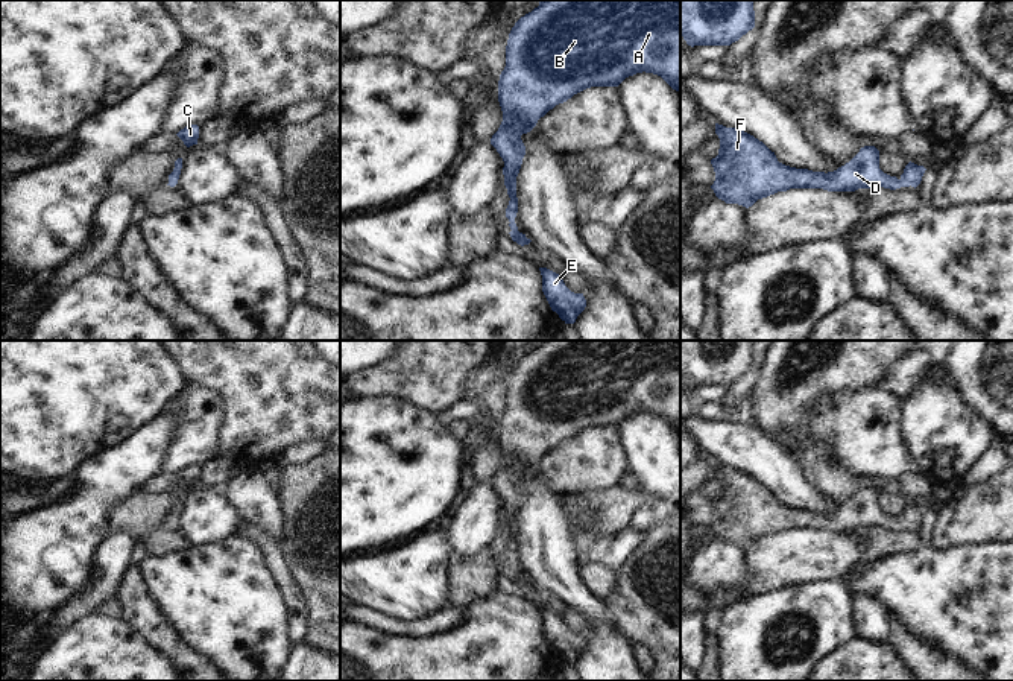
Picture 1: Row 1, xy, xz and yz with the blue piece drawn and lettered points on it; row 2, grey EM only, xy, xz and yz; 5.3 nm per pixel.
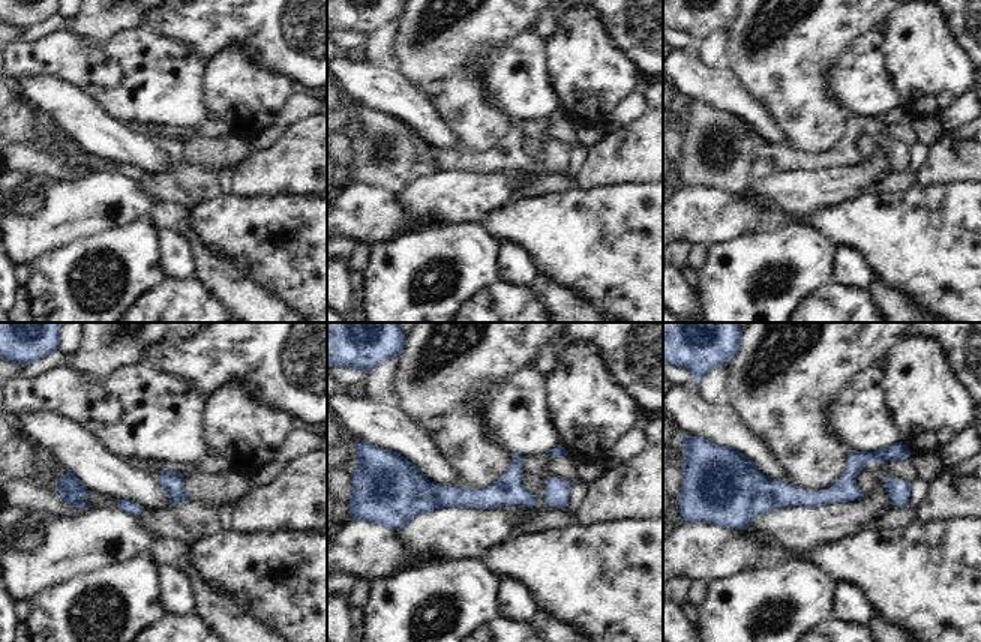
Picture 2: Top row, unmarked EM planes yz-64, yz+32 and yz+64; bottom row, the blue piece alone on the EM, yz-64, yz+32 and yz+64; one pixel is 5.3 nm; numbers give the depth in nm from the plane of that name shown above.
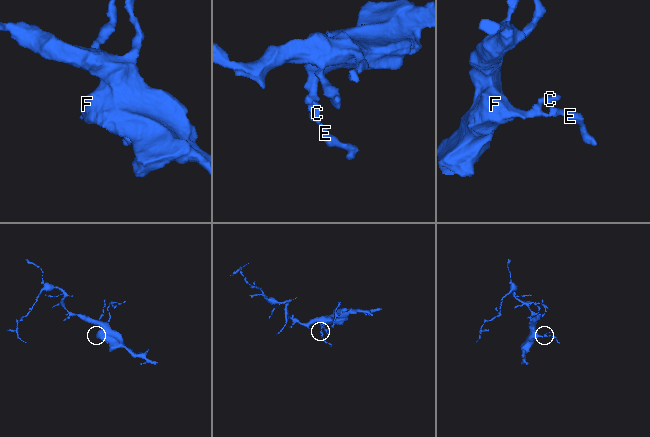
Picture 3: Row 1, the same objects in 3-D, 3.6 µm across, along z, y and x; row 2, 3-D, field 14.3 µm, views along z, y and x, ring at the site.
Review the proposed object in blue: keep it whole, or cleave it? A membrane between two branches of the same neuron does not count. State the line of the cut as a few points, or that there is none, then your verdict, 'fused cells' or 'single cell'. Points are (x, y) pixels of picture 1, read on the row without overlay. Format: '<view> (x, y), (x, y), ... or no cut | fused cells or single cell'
no cut | single cell

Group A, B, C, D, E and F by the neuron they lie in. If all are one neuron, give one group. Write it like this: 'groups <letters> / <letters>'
groups A B C D E F

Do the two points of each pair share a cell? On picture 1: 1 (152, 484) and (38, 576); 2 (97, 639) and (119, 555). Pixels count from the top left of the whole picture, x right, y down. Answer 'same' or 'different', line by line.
1: different
2: different

